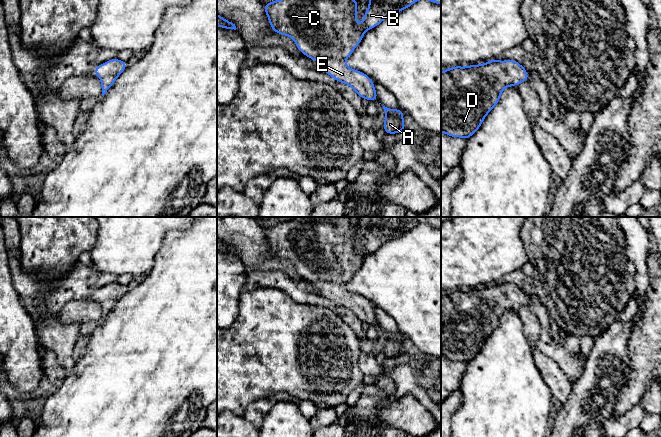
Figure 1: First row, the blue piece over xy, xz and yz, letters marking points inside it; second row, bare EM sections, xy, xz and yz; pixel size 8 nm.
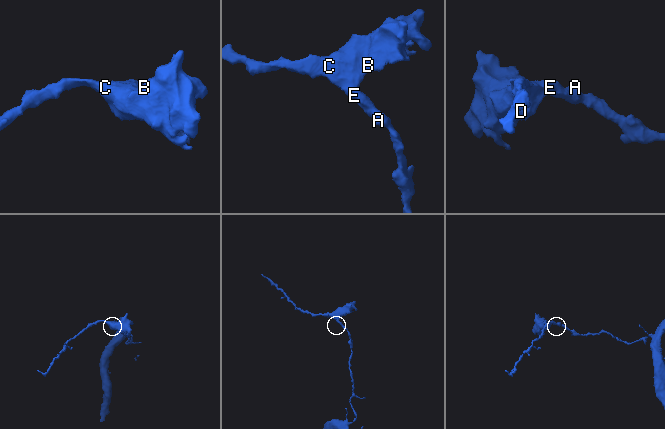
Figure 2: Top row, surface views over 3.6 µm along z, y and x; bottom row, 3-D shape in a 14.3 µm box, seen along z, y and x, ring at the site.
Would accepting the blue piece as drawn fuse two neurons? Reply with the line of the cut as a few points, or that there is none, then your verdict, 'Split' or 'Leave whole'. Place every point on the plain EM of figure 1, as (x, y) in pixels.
No split. Leave whole

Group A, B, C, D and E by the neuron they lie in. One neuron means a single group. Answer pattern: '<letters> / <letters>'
A B C D E

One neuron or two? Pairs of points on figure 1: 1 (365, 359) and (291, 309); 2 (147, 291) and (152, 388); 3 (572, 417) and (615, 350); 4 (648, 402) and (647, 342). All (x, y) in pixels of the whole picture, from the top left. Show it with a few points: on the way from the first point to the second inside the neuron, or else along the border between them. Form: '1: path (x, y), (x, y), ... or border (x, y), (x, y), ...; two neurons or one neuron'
1: border (361, 352), (358, 358), (358, 367), (364, 374); two neurons
2: path (152, 315), (152, 364); one neuron
3: path (584, 400), (599, 367); one neuron
4: border (650, 384), (640, 403); two neurons

